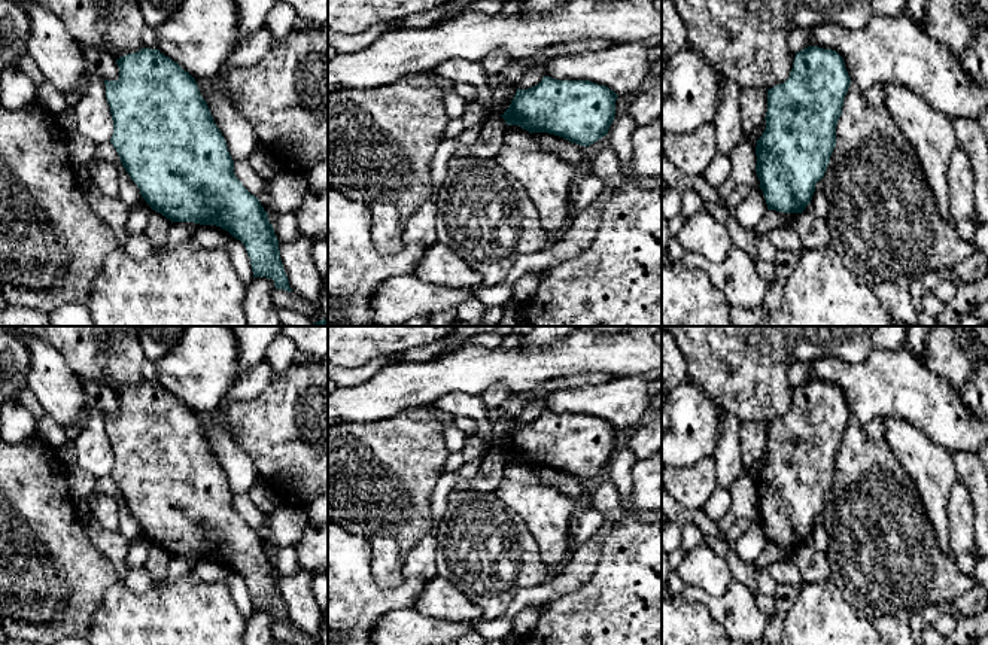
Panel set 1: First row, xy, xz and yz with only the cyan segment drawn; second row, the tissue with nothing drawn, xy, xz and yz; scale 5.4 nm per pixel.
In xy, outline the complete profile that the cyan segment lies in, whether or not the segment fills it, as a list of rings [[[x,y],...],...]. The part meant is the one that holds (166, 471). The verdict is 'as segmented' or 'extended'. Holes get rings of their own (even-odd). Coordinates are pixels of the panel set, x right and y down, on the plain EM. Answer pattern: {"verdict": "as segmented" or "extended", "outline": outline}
{"verdict": "as segmented", "outline": [[[143,381],[139,386],[121,390],[116,398],[119,401],[119,413],[104,414],[106,432],[113,453],[110,477],[116,483],[124,502],[140,523],[142,532],[152,544],[171,556],[216,559],[228,565],[244,578],[253,611],[273,612],[276,623],[292,626],[268,547],[259,533],[235,511],[234,495],[228,486],[227,475],[216,460],[195,413],[158,383]]]}

